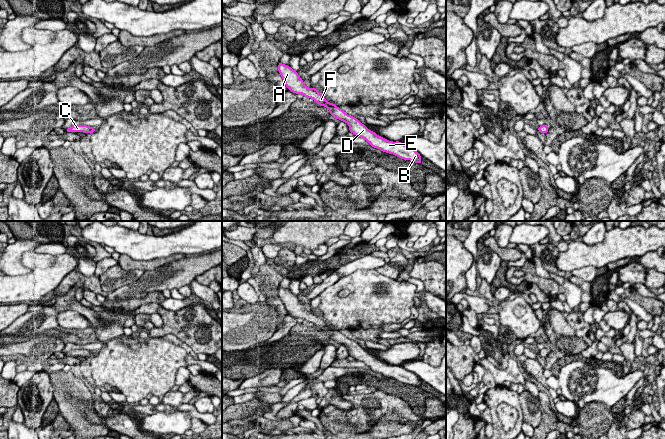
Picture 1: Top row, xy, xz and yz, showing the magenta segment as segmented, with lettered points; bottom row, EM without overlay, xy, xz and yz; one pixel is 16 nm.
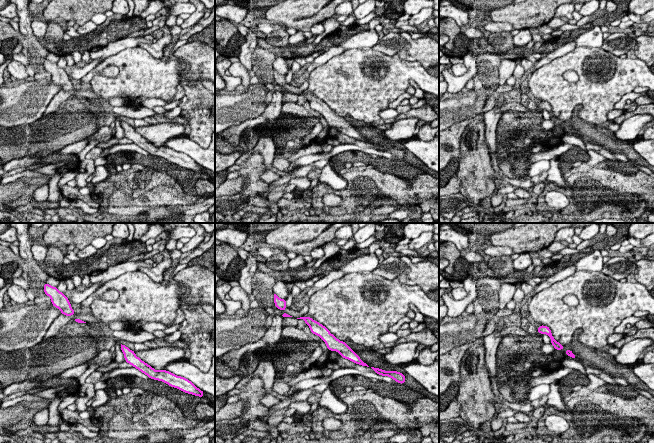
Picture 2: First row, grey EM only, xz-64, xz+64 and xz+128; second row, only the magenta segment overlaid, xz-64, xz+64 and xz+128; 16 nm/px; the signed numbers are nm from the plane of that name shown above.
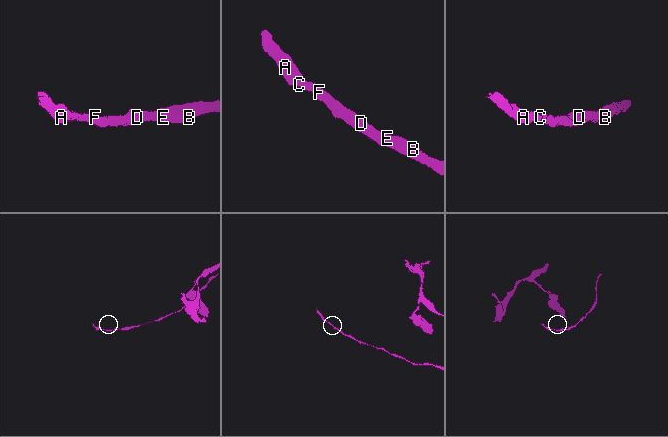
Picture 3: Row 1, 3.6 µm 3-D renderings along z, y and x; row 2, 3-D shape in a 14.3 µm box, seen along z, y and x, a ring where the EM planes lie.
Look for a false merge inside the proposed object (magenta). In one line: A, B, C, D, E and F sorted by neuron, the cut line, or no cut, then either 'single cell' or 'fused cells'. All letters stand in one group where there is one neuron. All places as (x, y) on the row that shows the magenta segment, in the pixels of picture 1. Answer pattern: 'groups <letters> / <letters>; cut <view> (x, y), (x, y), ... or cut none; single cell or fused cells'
groups A B C D E F; cut none; single cell

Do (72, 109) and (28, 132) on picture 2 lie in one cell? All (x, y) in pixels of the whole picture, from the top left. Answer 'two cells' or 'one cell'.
one cell

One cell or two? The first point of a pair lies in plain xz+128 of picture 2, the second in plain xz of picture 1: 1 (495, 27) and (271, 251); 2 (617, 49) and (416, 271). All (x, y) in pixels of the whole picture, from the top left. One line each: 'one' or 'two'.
1: one
2: two

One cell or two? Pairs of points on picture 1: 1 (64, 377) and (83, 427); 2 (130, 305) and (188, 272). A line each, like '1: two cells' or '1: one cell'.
1: one cell
2: two cells

